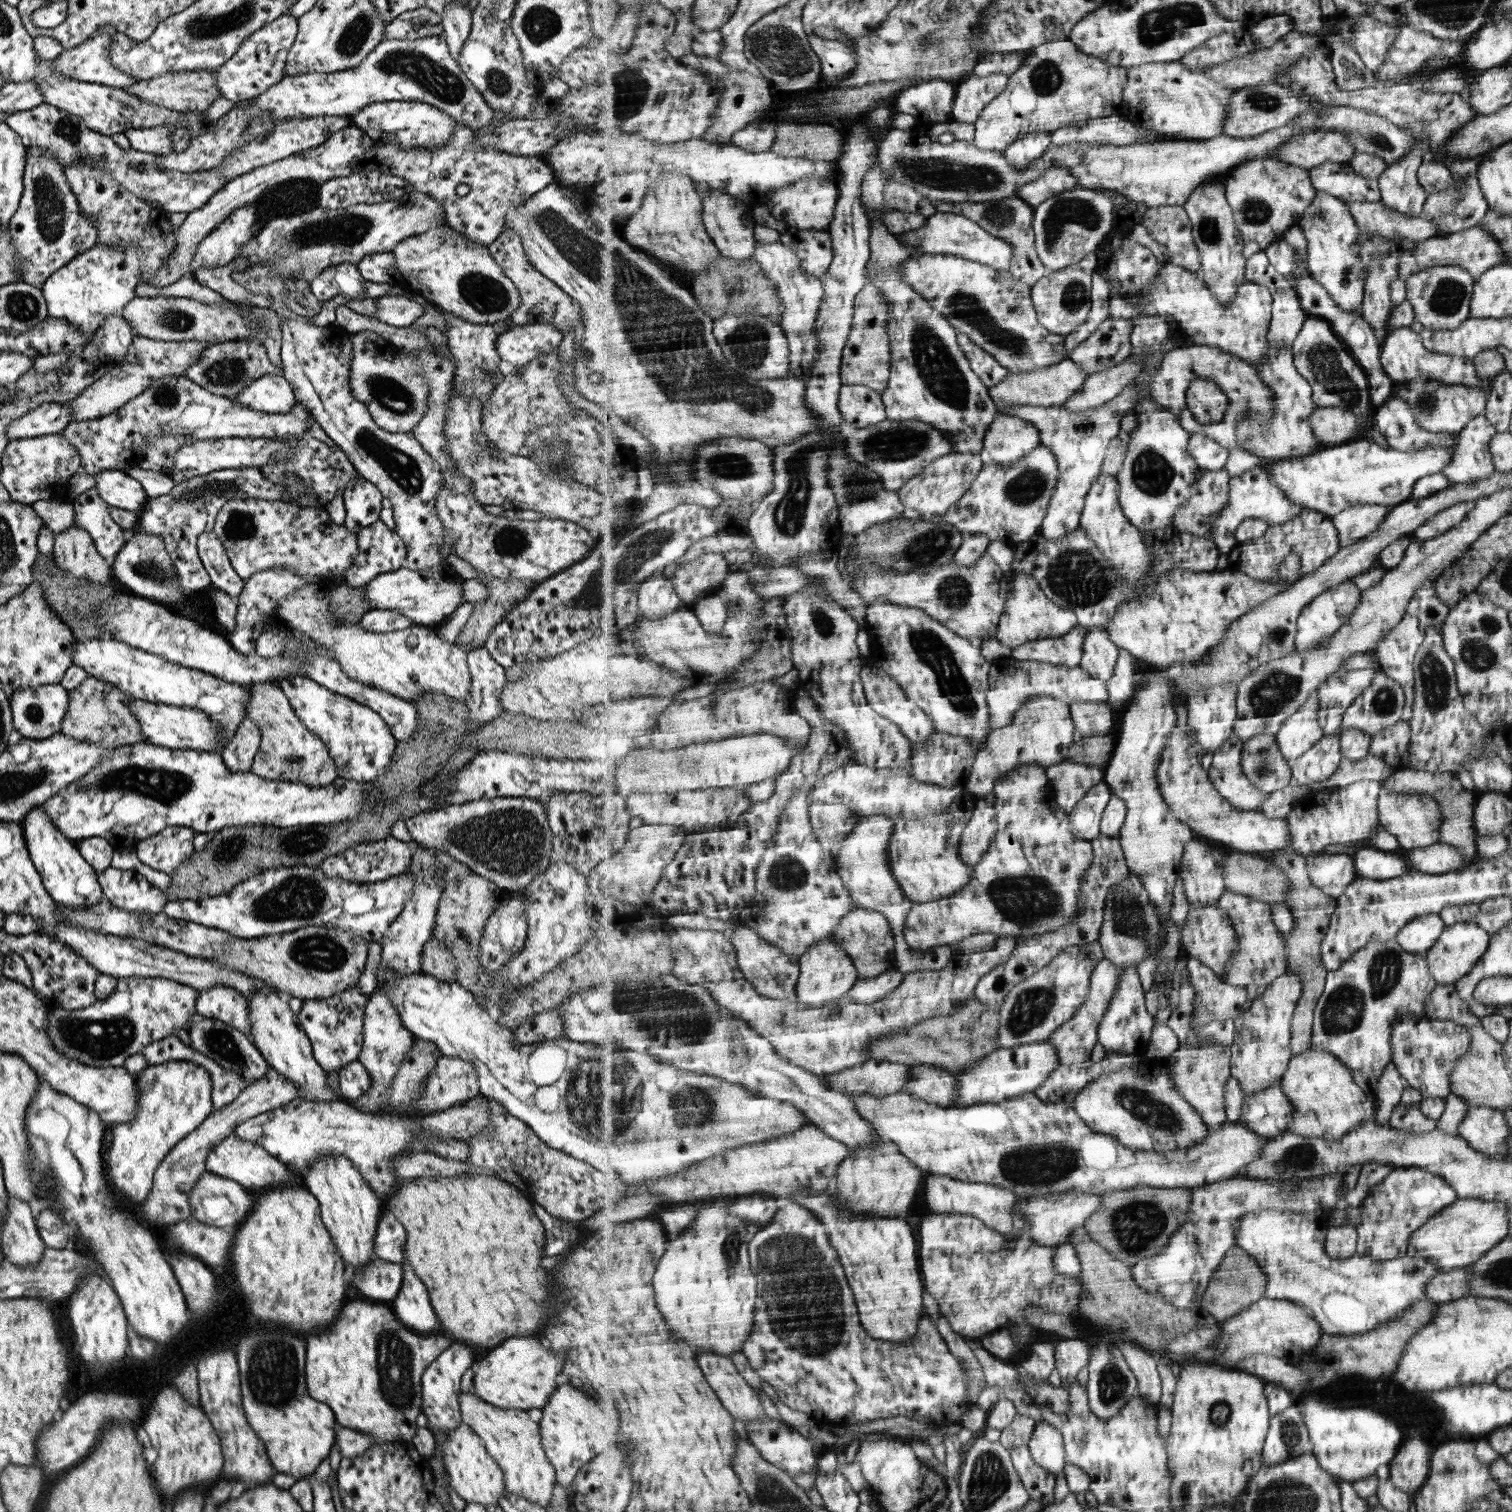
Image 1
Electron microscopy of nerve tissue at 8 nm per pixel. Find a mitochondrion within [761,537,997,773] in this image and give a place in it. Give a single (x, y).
(930, 648)

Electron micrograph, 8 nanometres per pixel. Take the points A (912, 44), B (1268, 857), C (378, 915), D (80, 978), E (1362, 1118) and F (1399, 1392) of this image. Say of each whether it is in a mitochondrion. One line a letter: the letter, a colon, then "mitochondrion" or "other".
A: mitochondrion
B: other
C: other
D: mitochondrion
E: other
F: other

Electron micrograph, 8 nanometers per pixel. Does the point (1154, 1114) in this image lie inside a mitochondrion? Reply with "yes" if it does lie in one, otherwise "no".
yes

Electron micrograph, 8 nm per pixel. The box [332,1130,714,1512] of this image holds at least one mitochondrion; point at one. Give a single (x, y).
(394, 1361)

